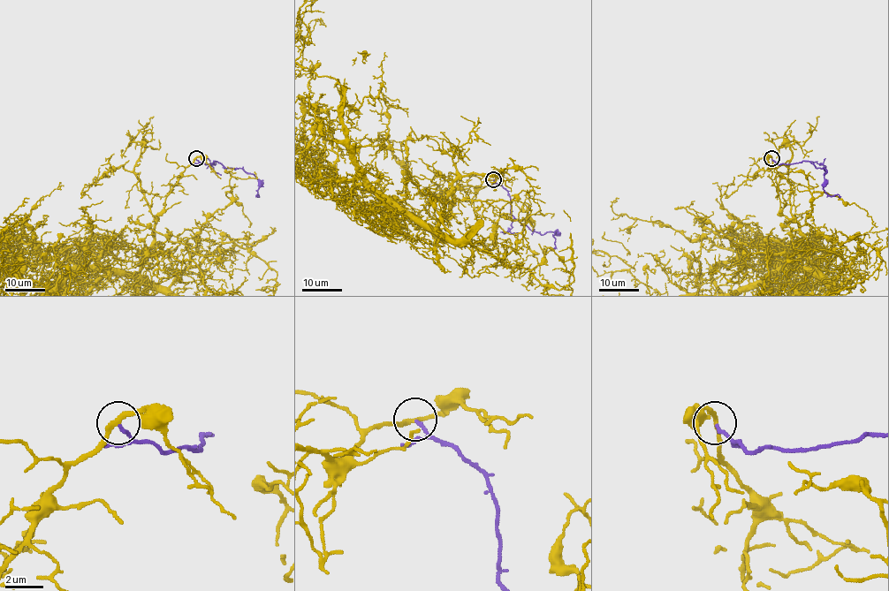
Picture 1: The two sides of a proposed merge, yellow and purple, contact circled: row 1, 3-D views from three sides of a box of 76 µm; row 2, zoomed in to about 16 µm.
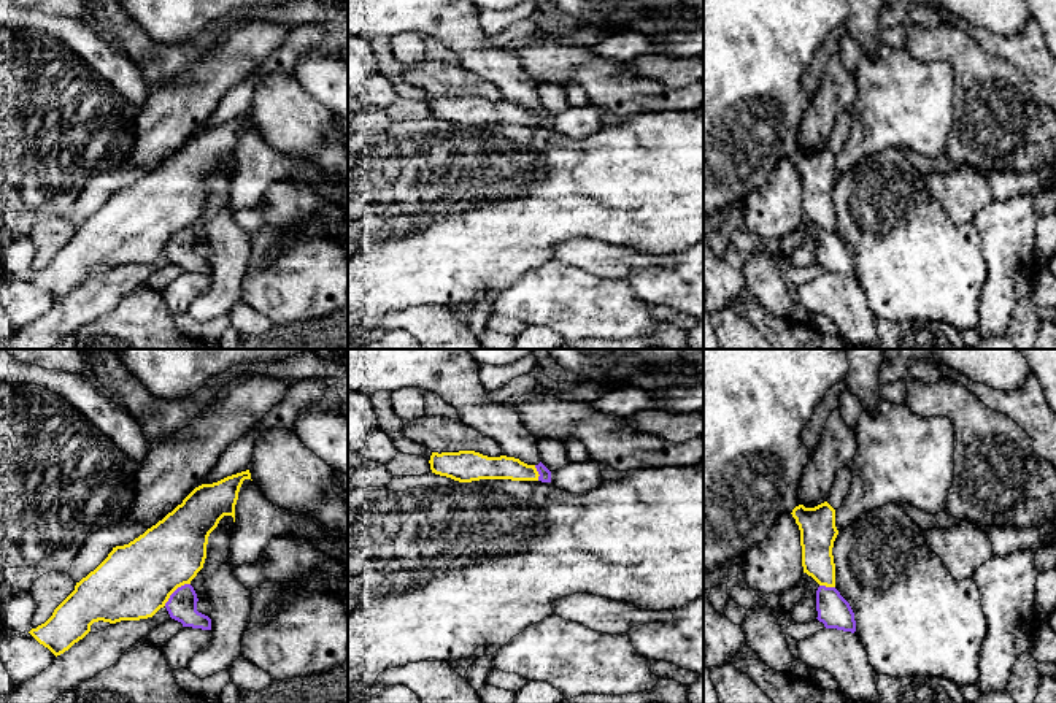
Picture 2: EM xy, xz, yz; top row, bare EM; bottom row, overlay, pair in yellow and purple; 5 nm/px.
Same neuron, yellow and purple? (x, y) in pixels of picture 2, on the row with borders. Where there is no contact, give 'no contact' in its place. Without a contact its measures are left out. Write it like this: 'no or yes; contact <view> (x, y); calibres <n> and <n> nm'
no; contact xy (175, 589); calibres 380 and 150 nm

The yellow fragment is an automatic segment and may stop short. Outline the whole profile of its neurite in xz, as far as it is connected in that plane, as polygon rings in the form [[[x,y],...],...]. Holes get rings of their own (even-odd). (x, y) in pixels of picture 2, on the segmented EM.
[[[475,451],[432,452],[430,470],[435,474],[459,482],[480,479],[538,481],[535,465],[527,465],[515,457],[488,457]]]

